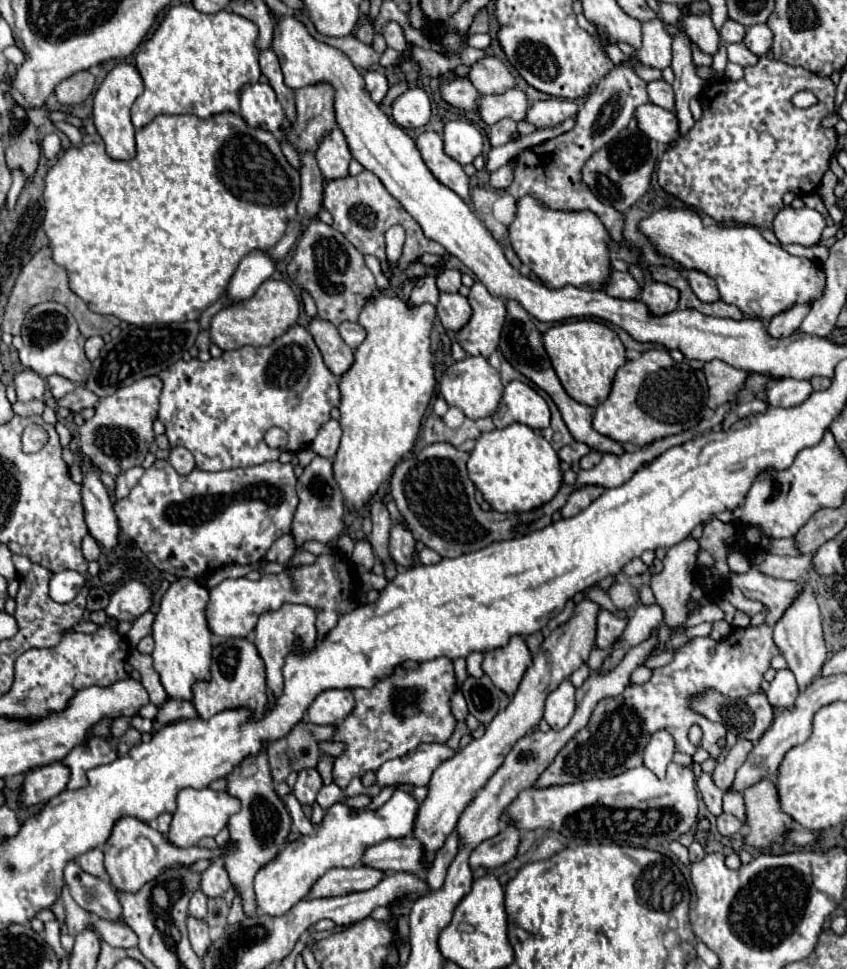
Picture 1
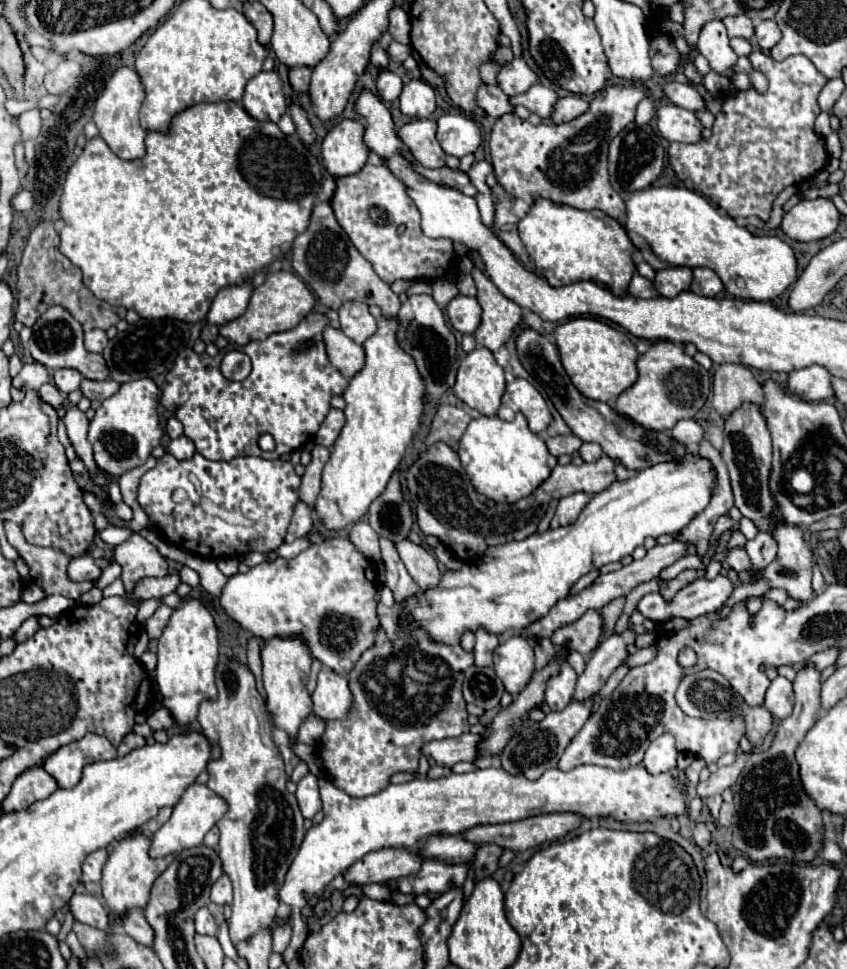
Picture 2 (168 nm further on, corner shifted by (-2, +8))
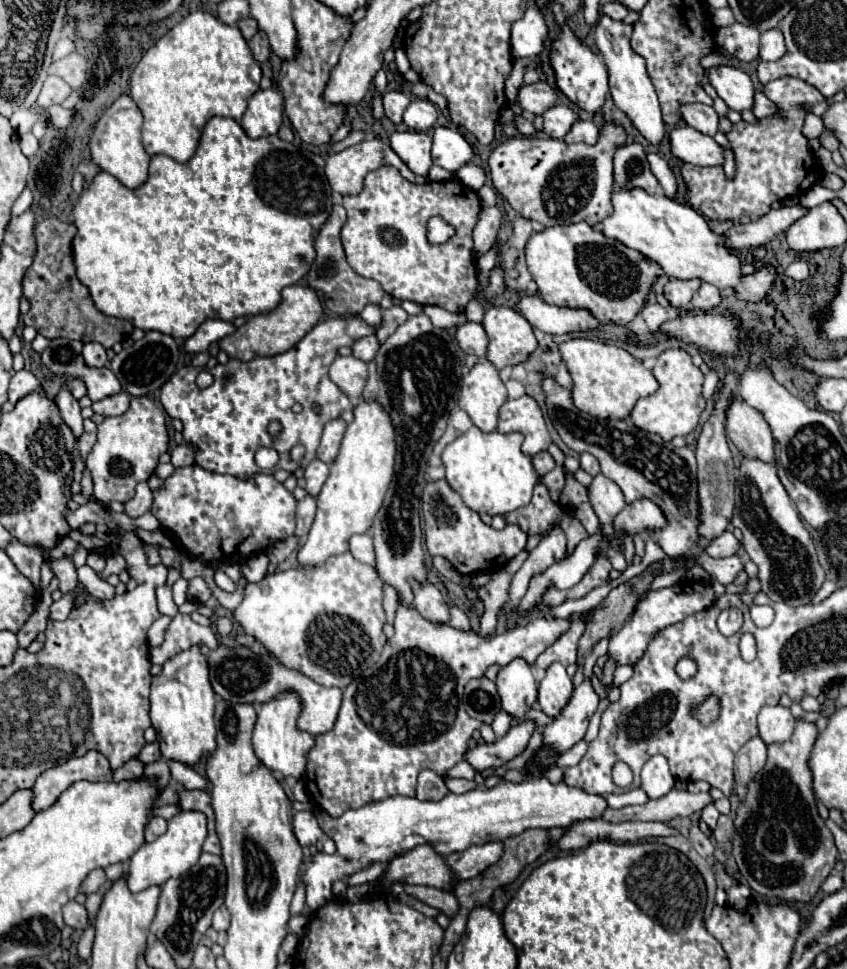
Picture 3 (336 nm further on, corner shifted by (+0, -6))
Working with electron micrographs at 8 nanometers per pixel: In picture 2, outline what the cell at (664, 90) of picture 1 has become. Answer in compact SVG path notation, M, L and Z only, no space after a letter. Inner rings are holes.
M674 80L666 82L664 96L672 104L676 104L680 108L686 108L690 112L706 108L706 102L704 102L702 94L698 94L698 90L694 90L694 86L690 86L690 84L680 84L680 82L674 82Z

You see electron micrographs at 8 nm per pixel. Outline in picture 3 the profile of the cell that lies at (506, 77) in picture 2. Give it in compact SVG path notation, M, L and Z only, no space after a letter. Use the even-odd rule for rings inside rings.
M546 82L522 84L522 88L518 92L518 98L516 98L516 104L522 110L540 114L540 112L544 112L544 110L548 110L550 106L556 104L556 96L554 96L552 86L548 86Z

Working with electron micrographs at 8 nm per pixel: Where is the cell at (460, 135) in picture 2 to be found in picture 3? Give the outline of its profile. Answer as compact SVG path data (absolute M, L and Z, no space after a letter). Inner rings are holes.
M444 126L434 128L432 160L436 166L442 166L448 172L456 172L462 166L466 166L472 158L474 150L458 130Z

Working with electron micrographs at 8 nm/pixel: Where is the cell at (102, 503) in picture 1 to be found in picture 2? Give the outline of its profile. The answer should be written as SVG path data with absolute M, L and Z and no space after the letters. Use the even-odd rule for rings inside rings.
M68 406L66 408L66 416L64 416L64 424L66 424L66 432L72 440L72 446L78 454L78 458L86 464L86 468L90 470L92 476L96 476L96 462L94 462L94 456L92 456L92 446L86 438L88 434L88 424L90 420L86 418L86 414L78 408L78 406Z

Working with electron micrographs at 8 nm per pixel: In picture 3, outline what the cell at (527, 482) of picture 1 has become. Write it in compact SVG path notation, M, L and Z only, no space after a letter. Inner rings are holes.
M472 426L468 432L460 434L452 444L448 444L448 448L442 454L442 460L446 466L446 480L462 496L462 500L468 508L472 508L478 514L484 512L490 516L494 516L494 514L504 516L504 514L514 512L516 508L522 508L530 502L532 490L538 484L538 472L532 464L532 458L520 450L522 440L524 440L524 436L520 432L512 432L512 434L488 432L488 434L484 434L482 430Z

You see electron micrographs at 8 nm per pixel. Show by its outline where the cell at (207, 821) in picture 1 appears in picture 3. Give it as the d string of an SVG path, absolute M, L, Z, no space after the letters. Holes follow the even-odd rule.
M182 810L172 820L168 820L168 832L150 844L148 842L142 844L140 850L130 858L130 868L126 874L128 888L132 892L140 892L148 888L150 884L162 884L168 878L178 878L190 866L194 866L198 856L202 854L202 844L208 834L206 824L208 824L206 814L196 812L196 810Z

